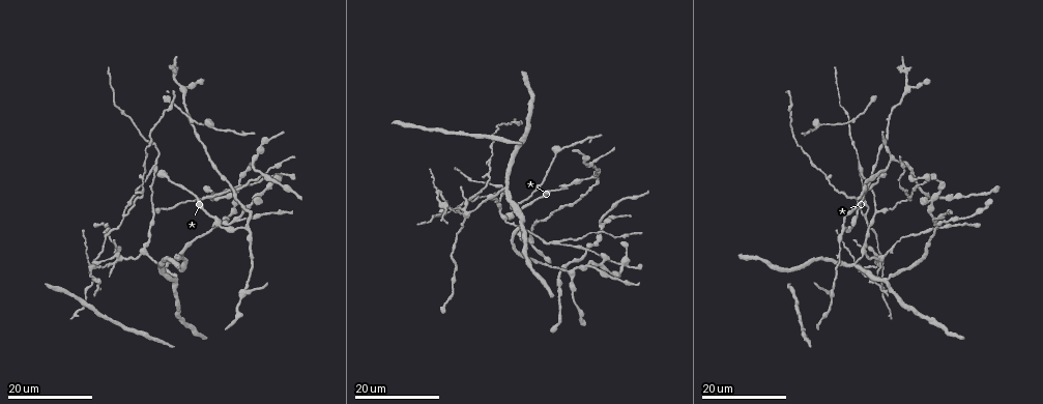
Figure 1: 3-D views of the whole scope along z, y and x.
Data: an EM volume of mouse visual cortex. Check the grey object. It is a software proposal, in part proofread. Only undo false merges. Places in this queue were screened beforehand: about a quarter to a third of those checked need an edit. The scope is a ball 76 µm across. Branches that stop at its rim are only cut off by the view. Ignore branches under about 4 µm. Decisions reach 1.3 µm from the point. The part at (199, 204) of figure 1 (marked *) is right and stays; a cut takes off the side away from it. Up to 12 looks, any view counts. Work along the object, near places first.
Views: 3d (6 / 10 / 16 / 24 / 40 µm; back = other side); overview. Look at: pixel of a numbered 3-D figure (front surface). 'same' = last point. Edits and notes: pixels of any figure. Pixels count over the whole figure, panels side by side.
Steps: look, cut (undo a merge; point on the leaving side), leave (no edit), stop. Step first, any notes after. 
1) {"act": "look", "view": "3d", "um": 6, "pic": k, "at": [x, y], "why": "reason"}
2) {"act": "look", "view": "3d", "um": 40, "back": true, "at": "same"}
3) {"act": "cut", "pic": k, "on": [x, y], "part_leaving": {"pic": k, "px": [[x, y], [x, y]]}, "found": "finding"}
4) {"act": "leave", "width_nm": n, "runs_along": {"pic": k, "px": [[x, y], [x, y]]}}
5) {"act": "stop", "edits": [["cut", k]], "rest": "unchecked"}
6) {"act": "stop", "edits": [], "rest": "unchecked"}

{"act": "look", "view": "3d", "um": 16, "pic": 1, "at": [253, 160]}

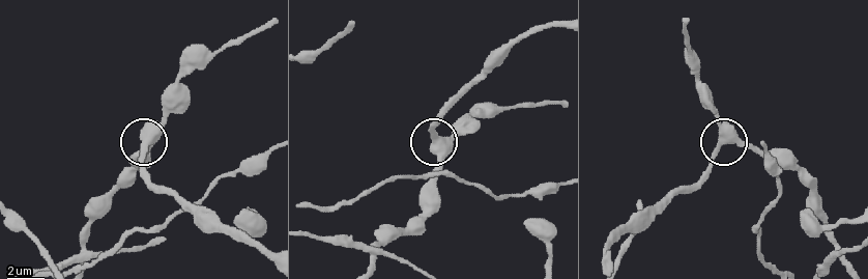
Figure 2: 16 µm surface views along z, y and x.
{"act": "look", "view": "3d", "um": 6, "pic": 2, "at": [719, 144], "why": "zoom in"}

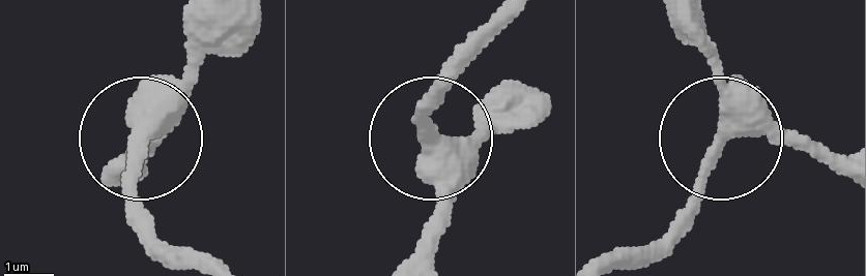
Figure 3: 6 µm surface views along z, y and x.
{"act": "leave", "runs_along": {"pic": 3, "px": [[841, 173], [767, 140], [722, 135], [718, 44]]}, "found": "all the same cell"}

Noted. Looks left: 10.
{"act": "look", "view": "3d", "um": 24, "pic": 1, "at": [557, 242], "why": "three-way junction"}

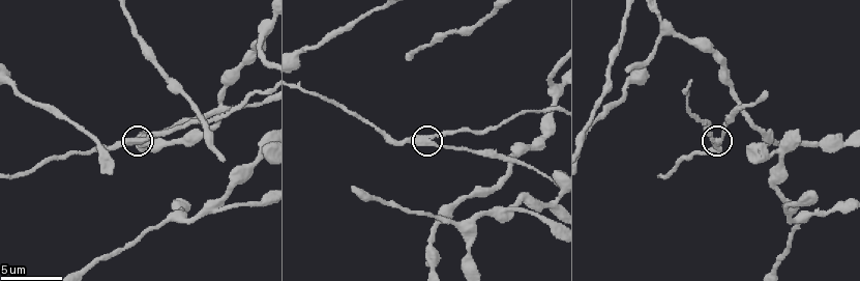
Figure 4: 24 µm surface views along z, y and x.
{"act": "look", "view": "3d", "um": 10, "pic": 4, "at": [718, 140], "why": "zoom in"}

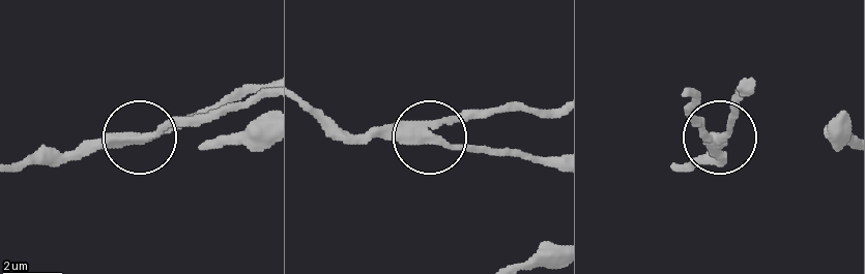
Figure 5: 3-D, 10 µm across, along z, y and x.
{"act": "leave", "runs_along": {"pic": 5, "px": [[675, 168], [720, 153], [720, 144], [686, 111]]}, "found": "continuous, no second cell"}

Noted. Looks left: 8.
{"act": "look", "view": "3d", "um": 24, "pic": 1, "at": [215, 217], "why": "sudden change in width"}

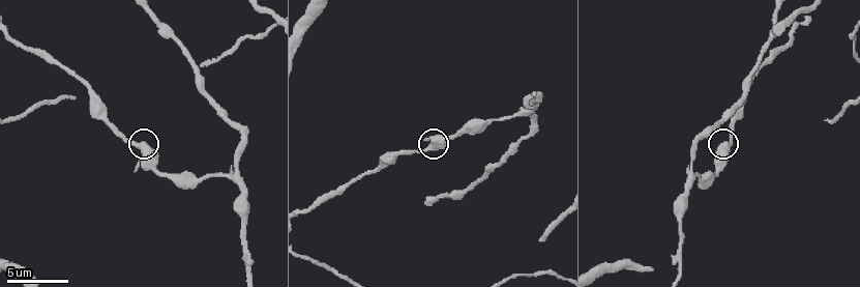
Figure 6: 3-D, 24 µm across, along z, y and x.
{"act": "look", "view": "3d", "um": 10, "pic": 6, "at": [141, 148], "why": "zoom in"}

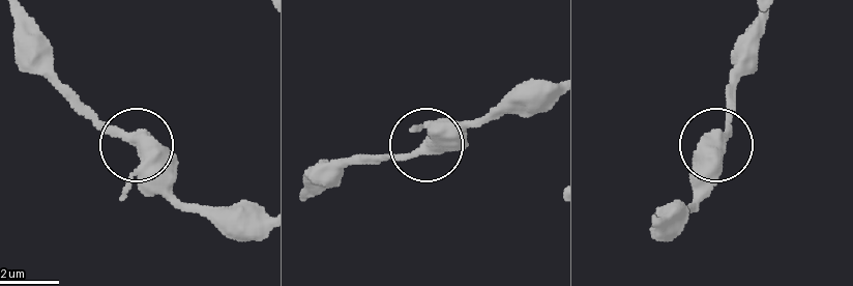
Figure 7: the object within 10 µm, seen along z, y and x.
{"act": "leave", "width_nm": 440, "found": "all the same cell"}

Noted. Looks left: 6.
{"act": "look", "view": "3d", "um": 16, "pic": 4, "at": [783, 200], "why": "three-way junction"}

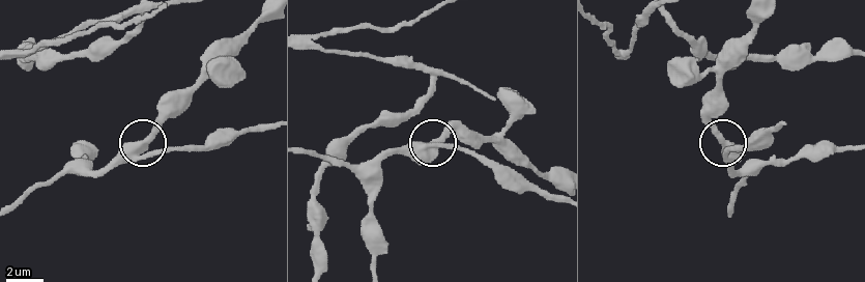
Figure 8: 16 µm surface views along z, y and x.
{"act": "leave", "side_arm_um": 15, "runs_along": {"pic": 8, "px": [[755, 16], [713, 122], [737, 150]]}, "found": "continuous, no second cell"}

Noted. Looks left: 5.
{"act": "look", "view": "3d", "um": 10, "pic": 4, "at": [508, 162], "why": "four arms meet"}

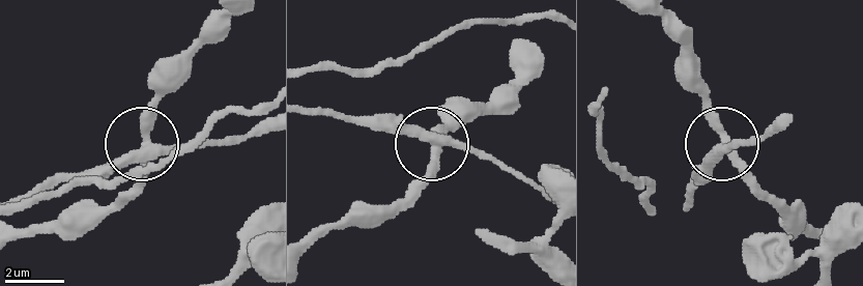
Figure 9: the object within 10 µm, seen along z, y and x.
{"act": "look", "view": "3d", "um": 10, "back": true, "pic": 9, "at": [148, 140], "why": "from behind"}

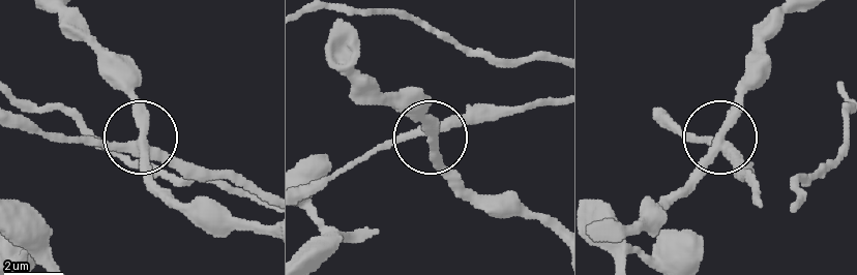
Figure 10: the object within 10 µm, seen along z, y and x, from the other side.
{"act": "leave", "arms": 4, "found": "continuous, no second cell"}

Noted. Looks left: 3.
{"act": "look", "view": "3d", "um": 16, "pic": 1, "at": [153, 166], "why": "thin arm on a thick one"}

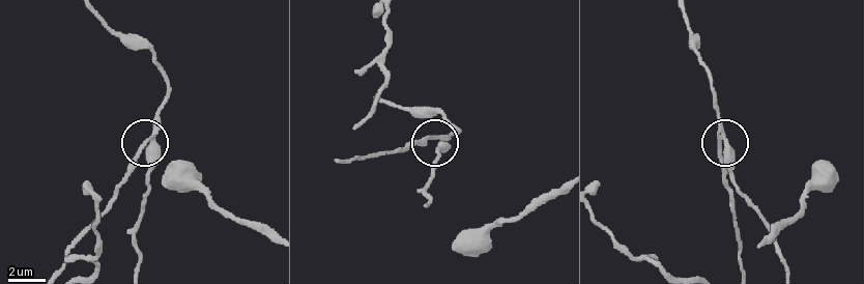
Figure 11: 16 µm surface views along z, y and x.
{"act": "look", "view": "3d", "um": 6, "pic": 11, "at": [140, 148], "why": "closer look"}

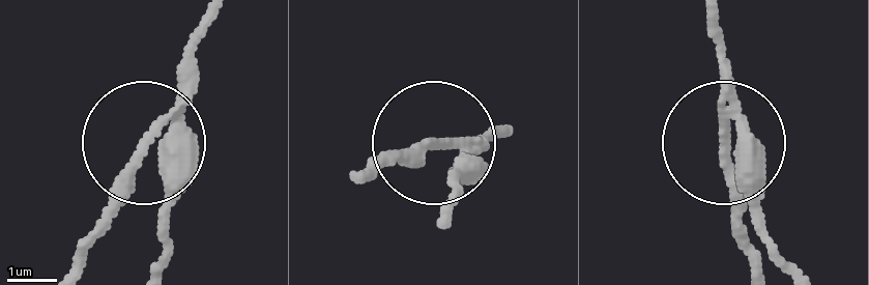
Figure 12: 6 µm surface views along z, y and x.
{"act": "cut", "pic": 12, "on": [135, 172], "width_nm": 200, "part_leaving": {"pic": 12, "px": [[176, 117], [86, 261]]}, "found": "a second cell is stuck on"}

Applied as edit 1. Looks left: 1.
{"act": "stop", "edits": [["cut", 12]], "rest": "unchecked"}

